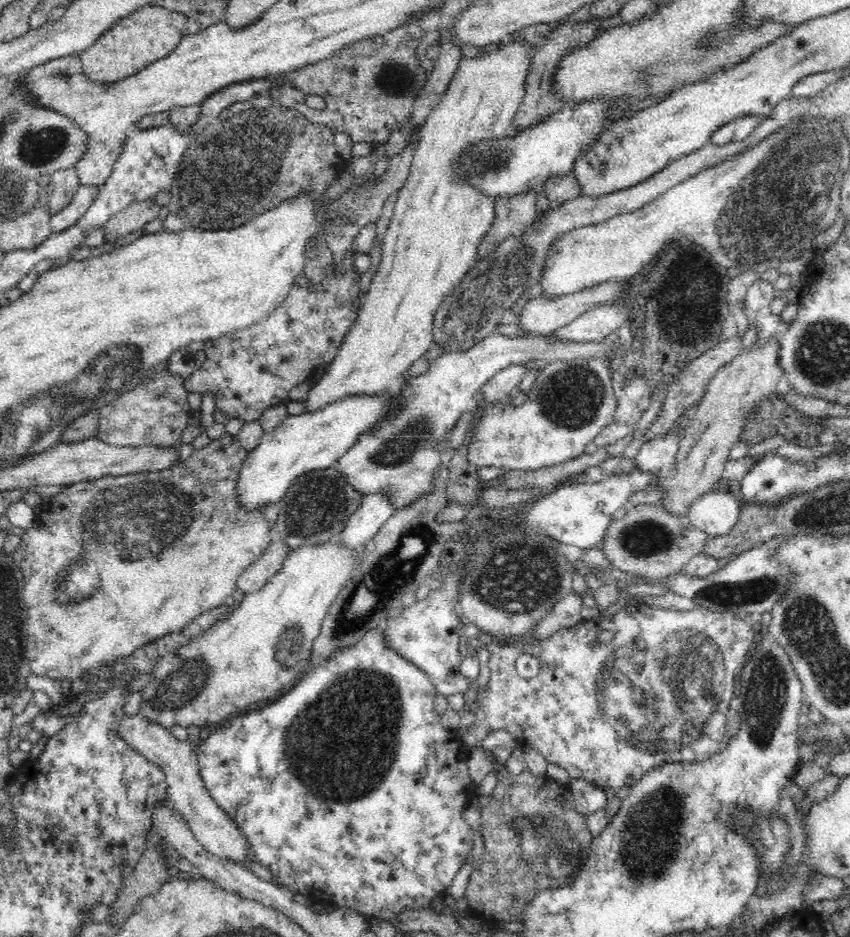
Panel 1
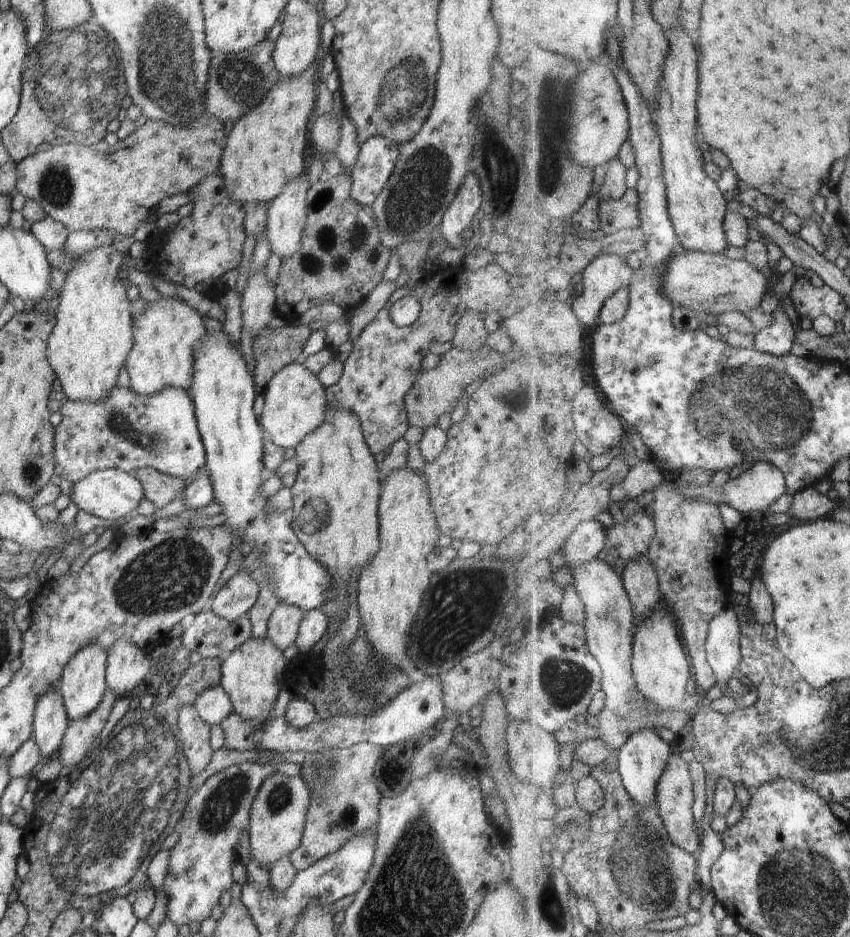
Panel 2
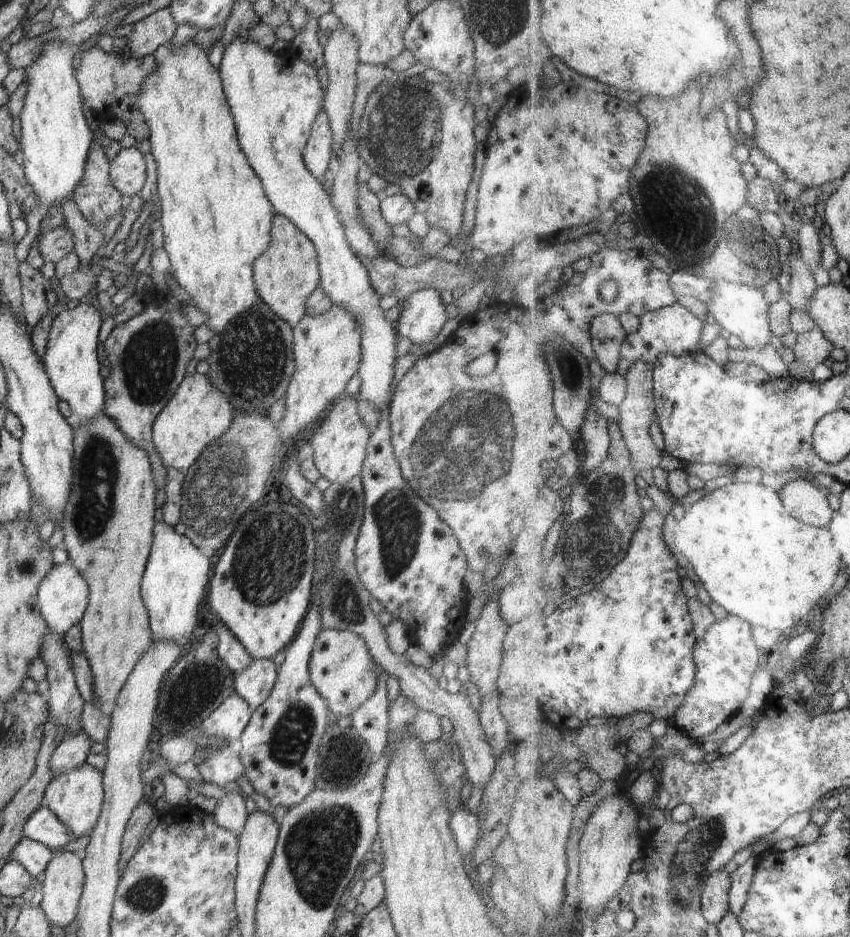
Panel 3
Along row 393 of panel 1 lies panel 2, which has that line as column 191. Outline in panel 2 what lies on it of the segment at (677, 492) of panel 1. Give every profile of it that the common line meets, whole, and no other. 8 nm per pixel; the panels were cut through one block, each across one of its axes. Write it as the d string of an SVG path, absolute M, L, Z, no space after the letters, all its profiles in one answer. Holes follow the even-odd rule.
M193 705L183 706L178 712L177 737L192 775L202 772L210 764L213 755L210 727L200 718Z

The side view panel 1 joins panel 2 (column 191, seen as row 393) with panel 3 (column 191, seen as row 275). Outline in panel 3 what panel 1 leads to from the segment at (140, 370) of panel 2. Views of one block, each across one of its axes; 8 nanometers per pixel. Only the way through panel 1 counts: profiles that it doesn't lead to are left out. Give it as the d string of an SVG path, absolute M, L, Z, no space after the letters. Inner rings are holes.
M195 373L185 376L172 400L162 408L152 427L154 446L167 468L185 471L214 440L230 428L234 410L230 400L214 387L208 376Z

